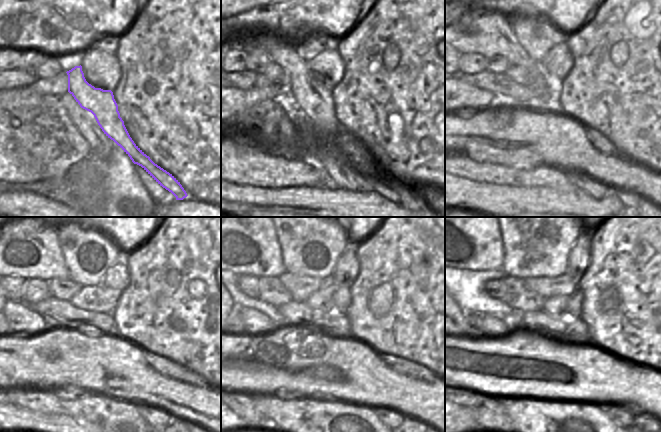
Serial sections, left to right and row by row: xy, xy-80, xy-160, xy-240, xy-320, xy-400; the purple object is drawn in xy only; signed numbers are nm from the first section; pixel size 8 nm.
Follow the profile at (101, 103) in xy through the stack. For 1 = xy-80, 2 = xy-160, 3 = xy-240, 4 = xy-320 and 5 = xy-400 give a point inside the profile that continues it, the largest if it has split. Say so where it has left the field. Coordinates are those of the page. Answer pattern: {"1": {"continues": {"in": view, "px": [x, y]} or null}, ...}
{"1": {"continues": {"in": "xy-80", "px": [315, 101]}}, "2": {"continues": {"in": "xy-160", "px": [486, 33]}}, "3": {"continues": {"in": "xy-240", "px": [25, 247]}}, "4": {"continues": {"in": "xy-320", "px": [241, 237]}}, "5": {"continues": {"in": "xy-400", "px": [467, 237]}}}

